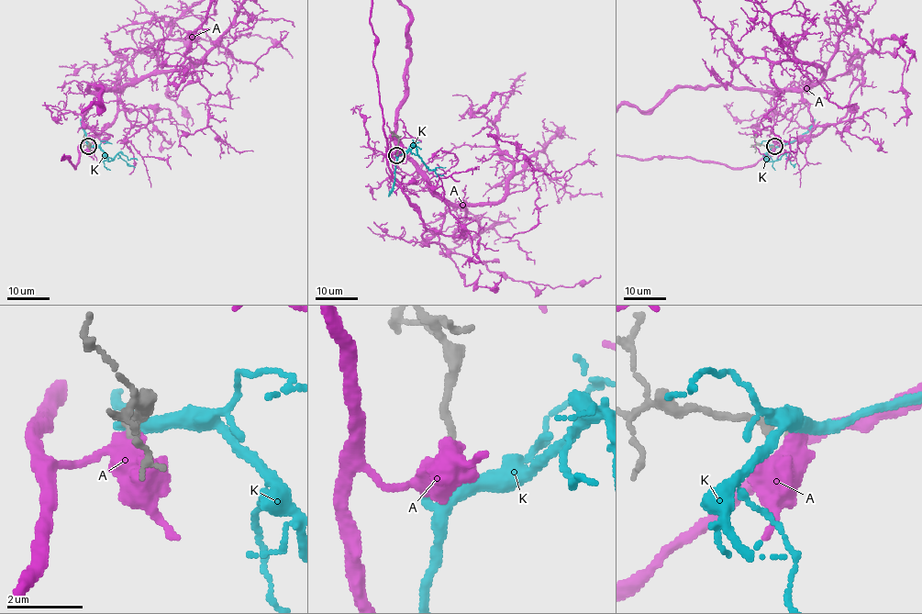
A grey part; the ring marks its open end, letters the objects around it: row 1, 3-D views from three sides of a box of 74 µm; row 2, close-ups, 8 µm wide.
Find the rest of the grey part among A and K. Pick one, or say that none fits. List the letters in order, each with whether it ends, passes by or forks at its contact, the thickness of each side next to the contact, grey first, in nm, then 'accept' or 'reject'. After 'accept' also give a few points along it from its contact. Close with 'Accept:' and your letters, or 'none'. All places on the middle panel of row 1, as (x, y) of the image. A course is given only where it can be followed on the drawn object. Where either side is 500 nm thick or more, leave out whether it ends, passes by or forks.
A: it passes by; 260 nm thick on the grey side, 400 nm on the other; reject
K: it passes by; 240 nm thick on the grey side, 280 nm on the other; accept; it runs (396, 155), (405, 154), (416, 147), (417, 155), (429, 170), (443, 174)
Accept: K

